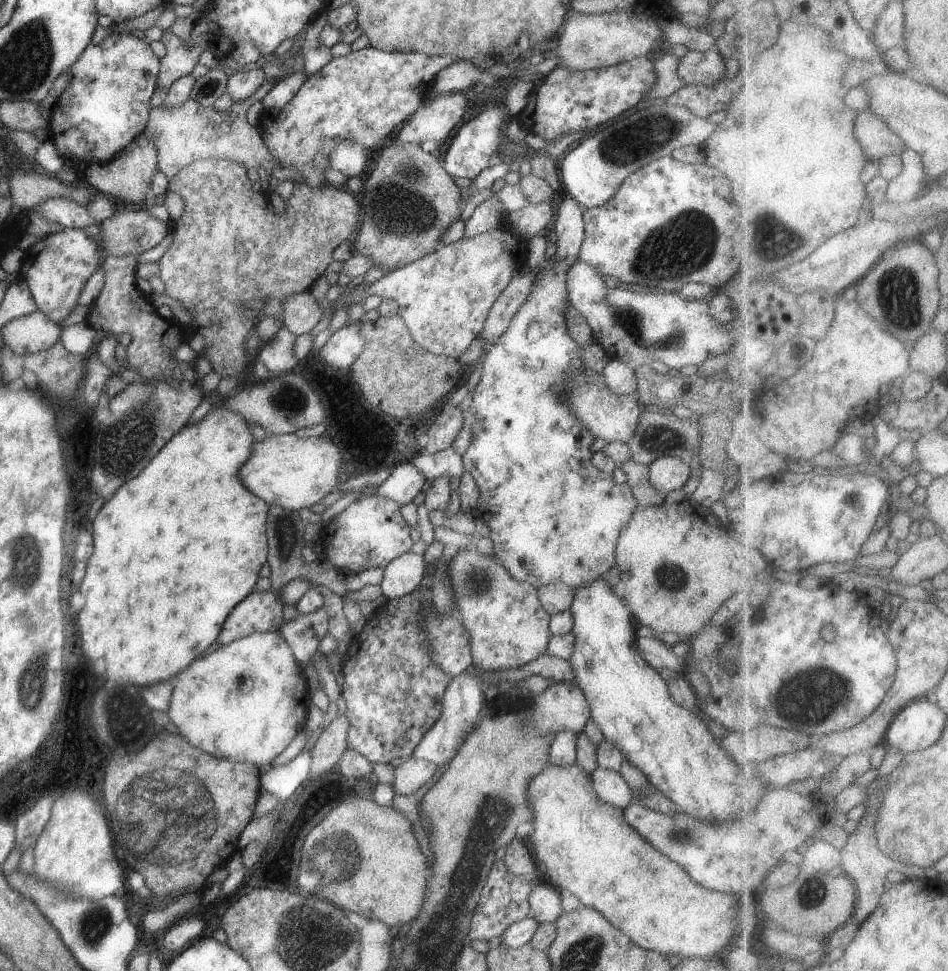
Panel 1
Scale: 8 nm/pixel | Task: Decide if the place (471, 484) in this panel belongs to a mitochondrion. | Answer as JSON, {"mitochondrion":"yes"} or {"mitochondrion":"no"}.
{"mitochondrion":"no"}

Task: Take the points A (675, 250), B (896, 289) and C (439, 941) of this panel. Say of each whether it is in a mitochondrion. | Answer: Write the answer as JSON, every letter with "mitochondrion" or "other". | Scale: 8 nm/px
{"A":"mitochondrion","B":"mitochondrion","C":"mitochondrion"}

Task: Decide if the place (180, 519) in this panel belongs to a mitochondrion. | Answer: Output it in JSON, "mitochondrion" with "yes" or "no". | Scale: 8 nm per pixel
{"mitochondrion":"no"}

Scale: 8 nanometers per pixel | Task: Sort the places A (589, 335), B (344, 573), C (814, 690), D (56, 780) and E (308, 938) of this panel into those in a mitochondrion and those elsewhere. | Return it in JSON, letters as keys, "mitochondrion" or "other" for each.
{"A":"other","B":"other","C":"mitochondrion","D":"other","E":"mitochondrion"}

